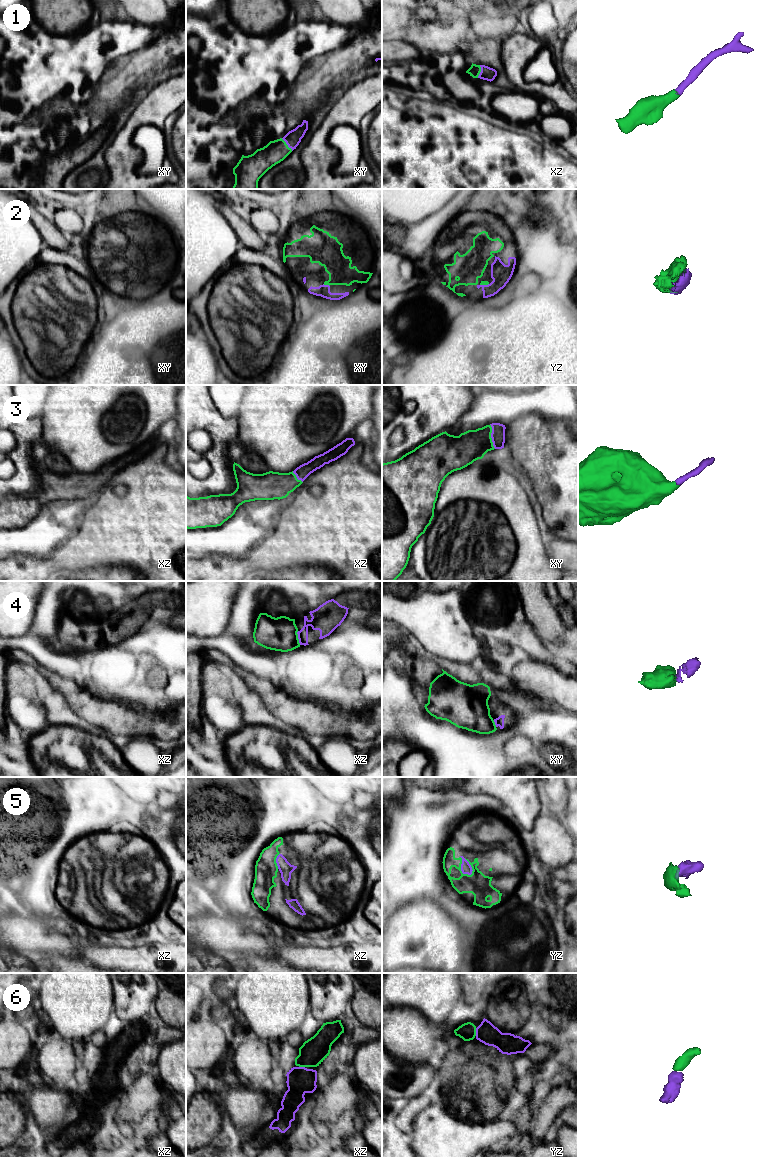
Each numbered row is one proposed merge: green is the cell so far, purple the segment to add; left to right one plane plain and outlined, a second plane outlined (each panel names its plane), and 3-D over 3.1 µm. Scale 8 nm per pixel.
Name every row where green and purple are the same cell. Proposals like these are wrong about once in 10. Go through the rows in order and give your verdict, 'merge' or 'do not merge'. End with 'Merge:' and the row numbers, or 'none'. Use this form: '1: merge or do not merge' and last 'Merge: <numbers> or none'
1: merge
2: merge
3: merge
4: merge
5: merge
6: merge
Merge: 1, 2, 3, 4, 5, 6

